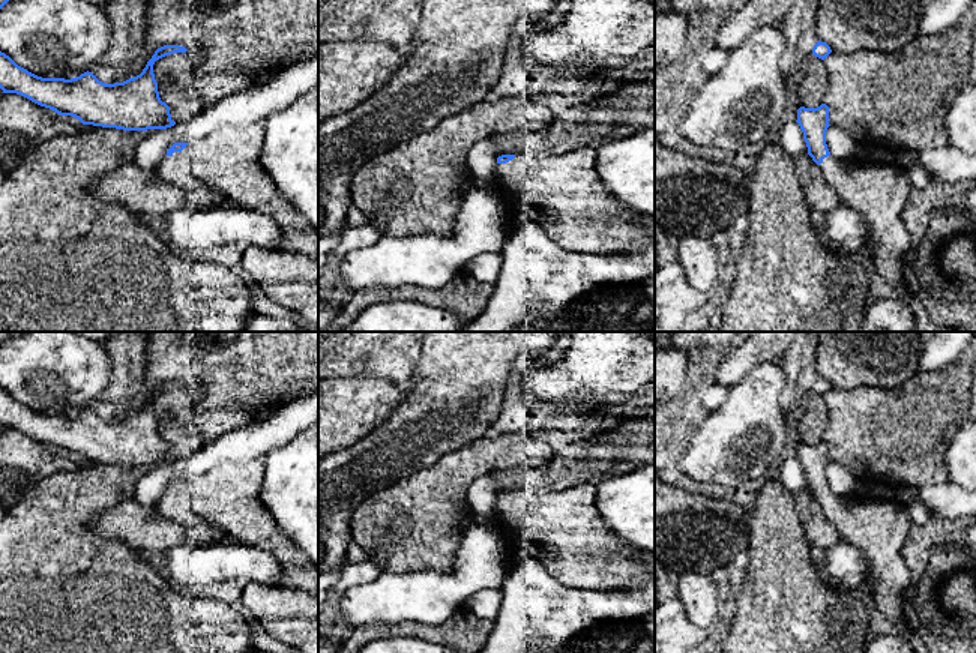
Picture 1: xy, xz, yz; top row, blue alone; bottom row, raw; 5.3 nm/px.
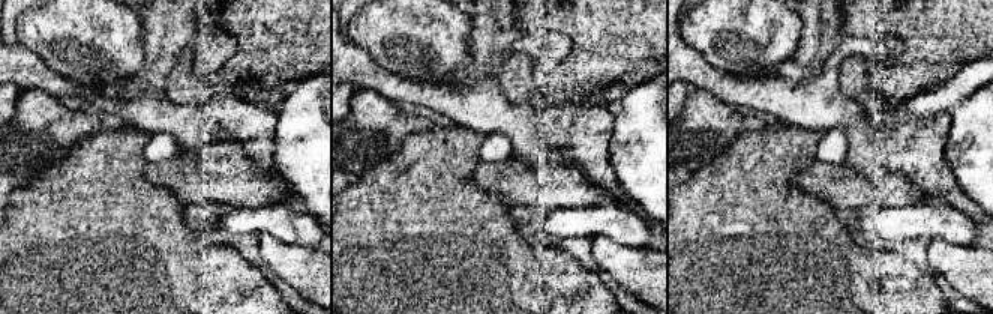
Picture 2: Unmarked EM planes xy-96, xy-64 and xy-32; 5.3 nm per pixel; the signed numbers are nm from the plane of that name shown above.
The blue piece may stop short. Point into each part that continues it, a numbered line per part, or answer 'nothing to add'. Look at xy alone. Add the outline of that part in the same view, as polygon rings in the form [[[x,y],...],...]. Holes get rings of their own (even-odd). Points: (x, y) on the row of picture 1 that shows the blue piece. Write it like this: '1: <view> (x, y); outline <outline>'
1: xy (227, 161); outline [[[264,122],[242,129],[222,128],[165,156],[155,170],[168,183],[188,191],[210,188],[228,204],[264,213],[281,231],[276,249],[318,261],[318,233],[276,189],[260,161]]]

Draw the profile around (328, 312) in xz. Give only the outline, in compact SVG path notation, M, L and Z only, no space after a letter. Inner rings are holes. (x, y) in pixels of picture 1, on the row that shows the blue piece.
M318 302L318 332L324 332L341 315L342 306L329 302Z

